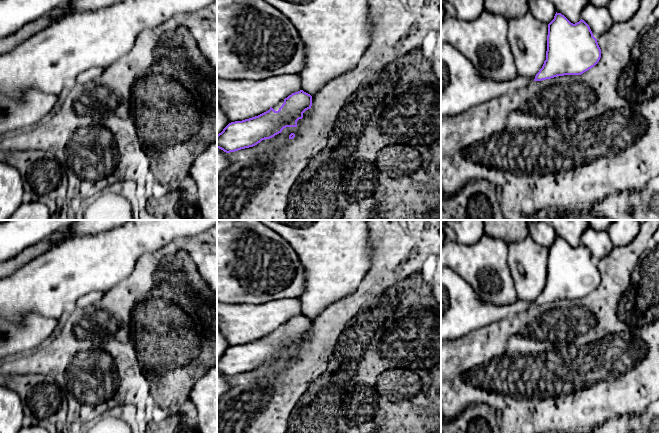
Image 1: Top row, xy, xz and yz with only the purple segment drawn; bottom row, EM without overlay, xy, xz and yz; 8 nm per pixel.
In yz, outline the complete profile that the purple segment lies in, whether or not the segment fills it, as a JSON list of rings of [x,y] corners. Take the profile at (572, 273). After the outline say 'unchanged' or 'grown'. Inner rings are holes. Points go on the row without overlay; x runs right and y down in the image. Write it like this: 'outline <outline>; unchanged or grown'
outline [[[556,236],[554,243],[548,248],[546,284],[534,305],[564,299],[581,299],[594,291],[600,282],[601,273],[589,249],[582,243],[573,248],[564,239]]]; unchanged

